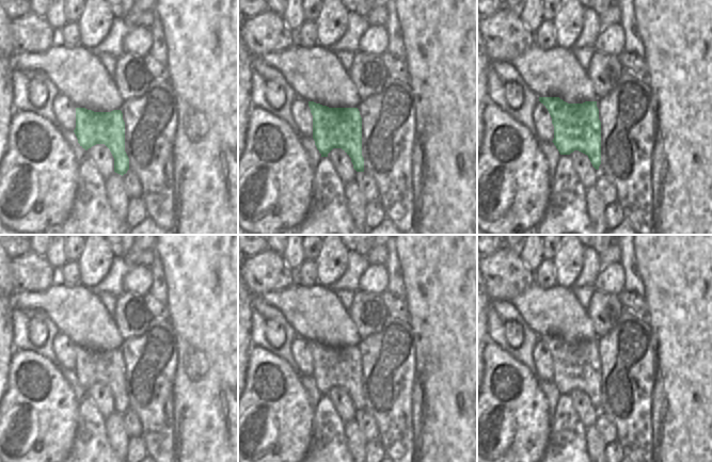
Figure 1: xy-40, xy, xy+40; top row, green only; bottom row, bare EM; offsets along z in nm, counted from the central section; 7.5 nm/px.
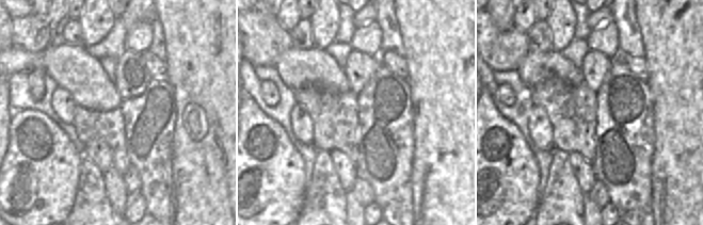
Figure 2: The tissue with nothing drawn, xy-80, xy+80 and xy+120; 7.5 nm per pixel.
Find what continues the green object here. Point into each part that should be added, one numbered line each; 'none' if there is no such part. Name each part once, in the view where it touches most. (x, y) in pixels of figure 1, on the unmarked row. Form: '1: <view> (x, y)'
none

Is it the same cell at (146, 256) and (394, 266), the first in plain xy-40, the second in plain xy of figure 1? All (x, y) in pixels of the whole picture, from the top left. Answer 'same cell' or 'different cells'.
different cells

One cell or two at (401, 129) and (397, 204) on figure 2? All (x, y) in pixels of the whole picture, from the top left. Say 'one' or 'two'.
one

